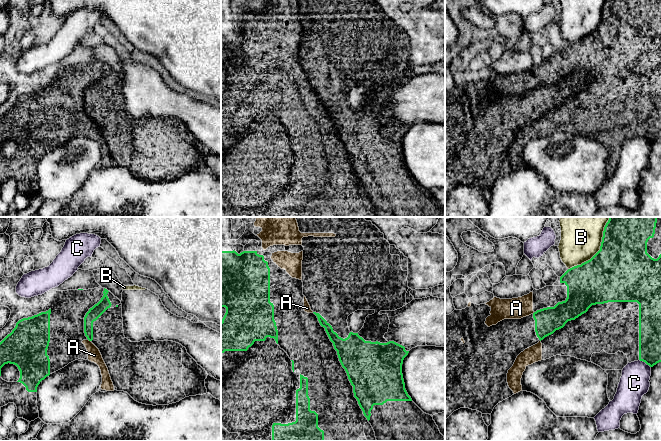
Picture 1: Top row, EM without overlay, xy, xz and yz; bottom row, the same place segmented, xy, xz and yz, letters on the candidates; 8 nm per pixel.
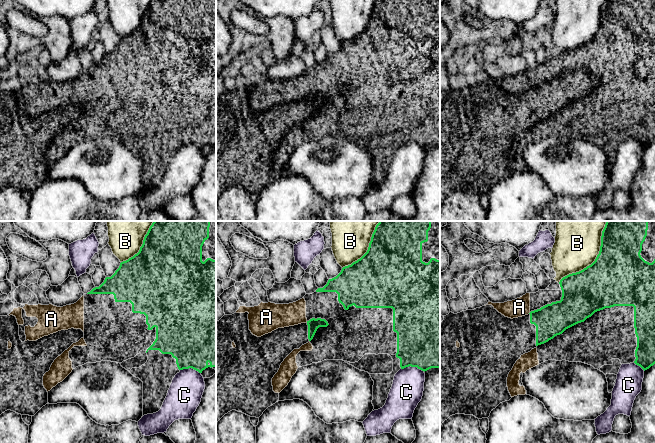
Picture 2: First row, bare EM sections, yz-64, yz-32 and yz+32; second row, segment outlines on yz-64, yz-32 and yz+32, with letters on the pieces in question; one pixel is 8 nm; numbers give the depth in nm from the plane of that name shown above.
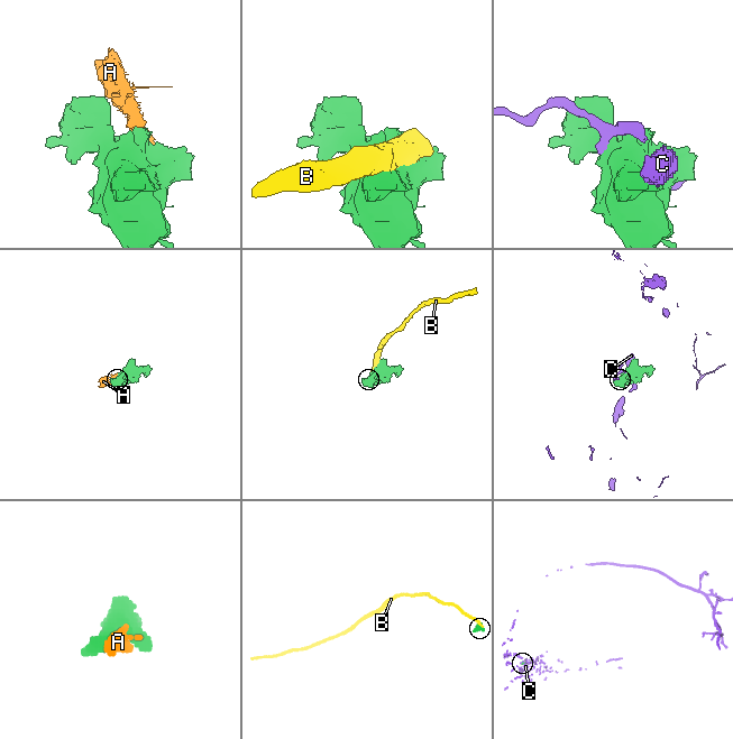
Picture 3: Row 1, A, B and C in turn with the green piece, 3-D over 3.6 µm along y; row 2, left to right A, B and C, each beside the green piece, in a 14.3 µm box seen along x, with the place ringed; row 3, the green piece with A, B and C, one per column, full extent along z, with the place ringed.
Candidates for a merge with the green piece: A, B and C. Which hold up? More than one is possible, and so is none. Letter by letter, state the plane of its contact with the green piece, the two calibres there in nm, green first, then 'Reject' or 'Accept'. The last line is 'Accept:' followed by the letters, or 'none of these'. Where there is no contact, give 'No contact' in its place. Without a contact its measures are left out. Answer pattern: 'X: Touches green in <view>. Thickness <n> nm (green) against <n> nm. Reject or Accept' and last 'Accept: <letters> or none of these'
A: Touches green in xy. Thickness 100 nm (green) against 110 nm. Accept
B: Touches green in yz. Thickness 500 nm (green) against 300 nm. Reject
C: Touches green in yz. Thickness 180 nm (green) against 240 nm. Reject
Accept: A

